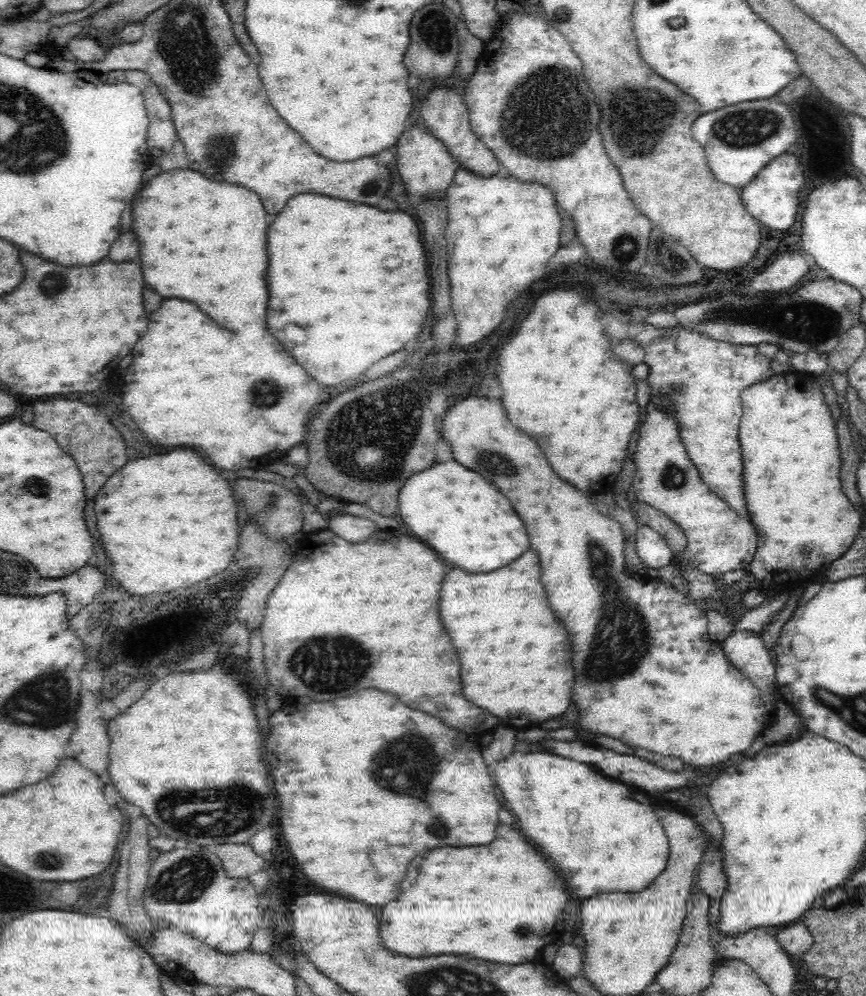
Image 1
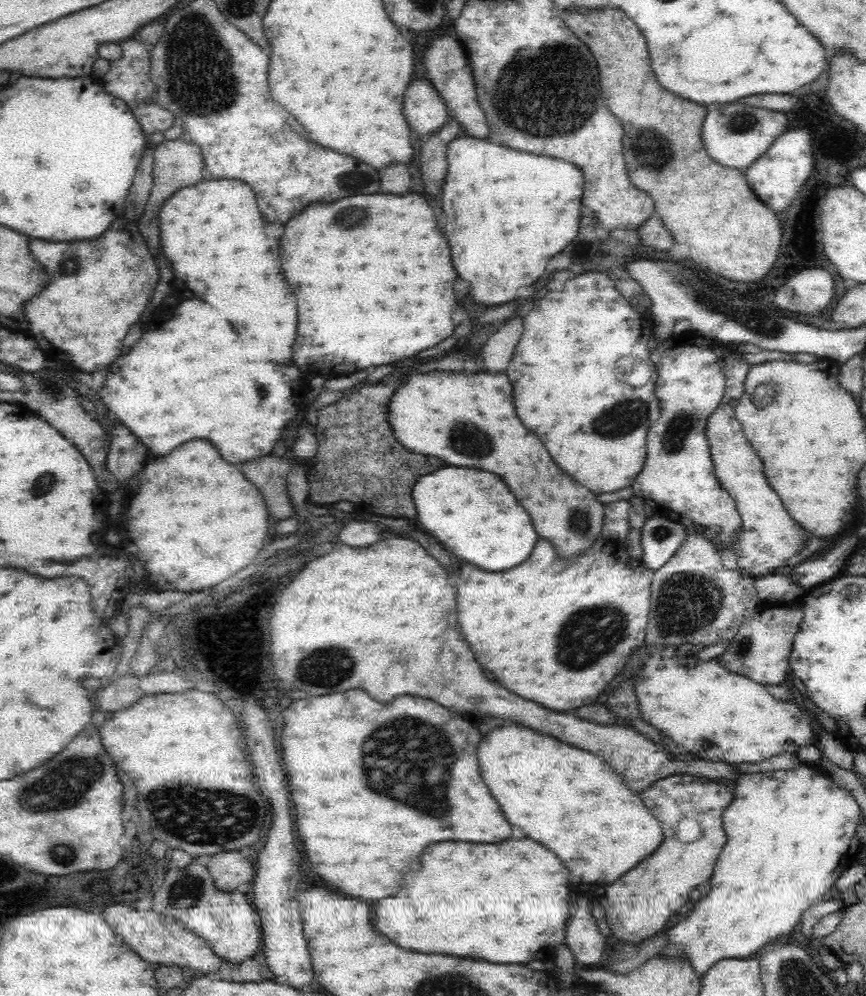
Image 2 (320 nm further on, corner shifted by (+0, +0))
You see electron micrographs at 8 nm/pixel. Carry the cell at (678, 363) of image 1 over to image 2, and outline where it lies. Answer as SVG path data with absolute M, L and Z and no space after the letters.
M720 348L720 356L718 364L721 366L722 372L726 375L726 388L725 395L722 399L722 404L716 409L716 412L711 414L706 427L706 438L709 442L709 451L711 458L713 459L713 465L716 478L720 482L721 487L734 499L736 505L736 511L740 517L740 523L738 524L738 532L732 536L732 550L737 556L737 568L742 570L743 573L753 575L755 578L761 575L768 574L769 571L773 571L780 566L786 566L786 562L789 558L792 558L794 554L798 554L800 550L806 548L808 544L807 532L804 532L786 512L780 496L768 486L766 478L764 478L764 466L762 466L762 460L759 456L756 456L756 452L751 447L750 442L743 433L742 425L740 421L735 417L735 406L740 400L740 396L744 392L744 382L750 363L744 363L740 359L734 359L729 356L727 348Z

